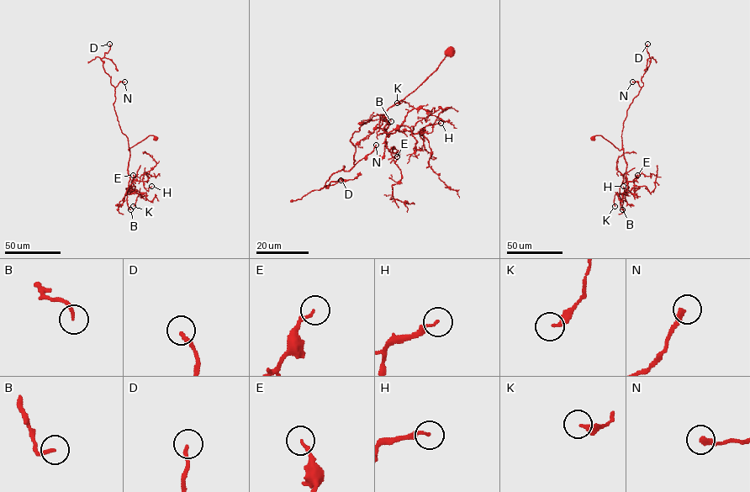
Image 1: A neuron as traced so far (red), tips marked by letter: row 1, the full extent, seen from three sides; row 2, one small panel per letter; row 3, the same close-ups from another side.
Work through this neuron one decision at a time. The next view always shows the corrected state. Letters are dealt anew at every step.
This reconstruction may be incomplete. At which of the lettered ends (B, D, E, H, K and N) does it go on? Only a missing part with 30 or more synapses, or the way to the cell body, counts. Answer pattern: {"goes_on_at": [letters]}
{"goes_on_at": ["D"]}

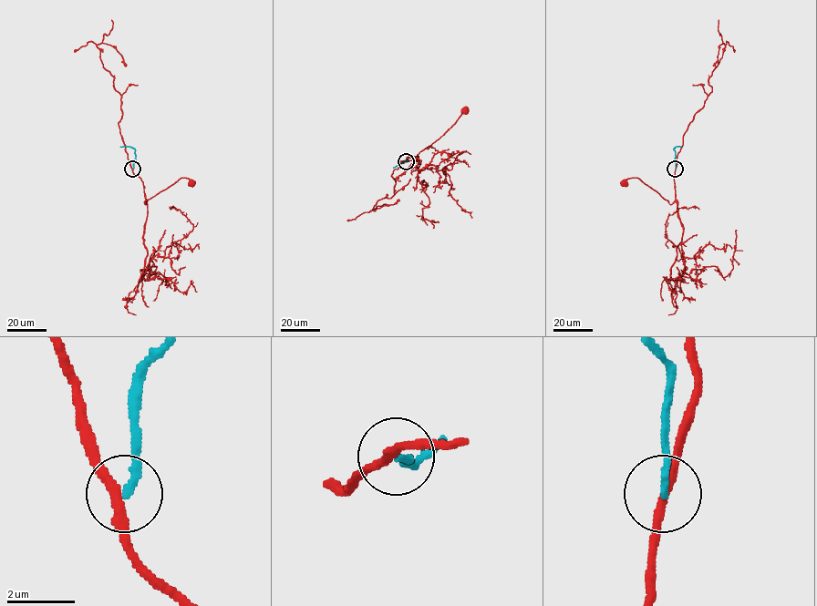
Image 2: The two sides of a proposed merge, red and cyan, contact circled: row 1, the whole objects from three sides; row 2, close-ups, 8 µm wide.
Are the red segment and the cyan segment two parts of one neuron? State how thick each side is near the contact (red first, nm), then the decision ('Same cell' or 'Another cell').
Thickness 280 nm (red) against 200 nm. Another cell

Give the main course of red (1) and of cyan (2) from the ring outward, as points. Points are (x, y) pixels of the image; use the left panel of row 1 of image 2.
1: (132, 169), (142, 181), (145, 204), (146, 200), (181, 178), (188, 178), (192, 184)
2: (133, 169), (135, 149), (120, 147)

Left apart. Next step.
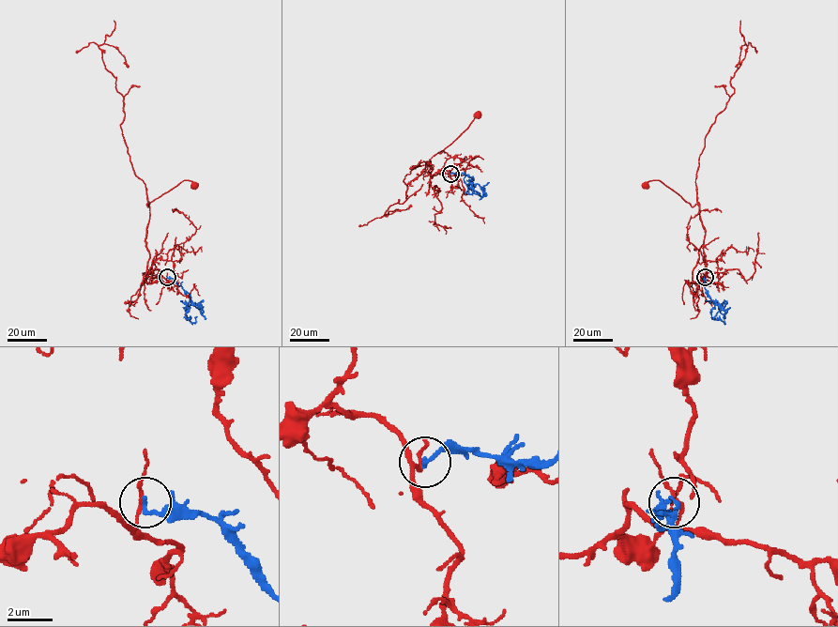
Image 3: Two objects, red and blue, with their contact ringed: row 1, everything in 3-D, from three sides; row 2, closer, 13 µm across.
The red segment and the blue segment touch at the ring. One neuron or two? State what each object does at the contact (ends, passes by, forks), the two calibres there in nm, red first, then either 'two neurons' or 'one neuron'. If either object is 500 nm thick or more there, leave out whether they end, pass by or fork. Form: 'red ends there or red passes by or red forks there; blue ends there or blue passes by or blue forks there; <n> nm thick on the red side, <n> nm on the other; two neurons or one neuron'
red passes by; blue ends there; 120 nm thick on the red side, 180 nm on the other; two neurons

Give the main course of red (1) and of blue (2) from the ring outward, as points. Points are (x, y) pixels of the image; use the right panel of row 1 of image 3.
1: (705, 277), (700, 280), (705, 283), (693, 282), (705, 234), (698, 205), (693, 206), (659, 180), (646, 186)
2: (705, 277), (704, 285), (715, 306), (711, 317), (723, 323), (723, 316)

